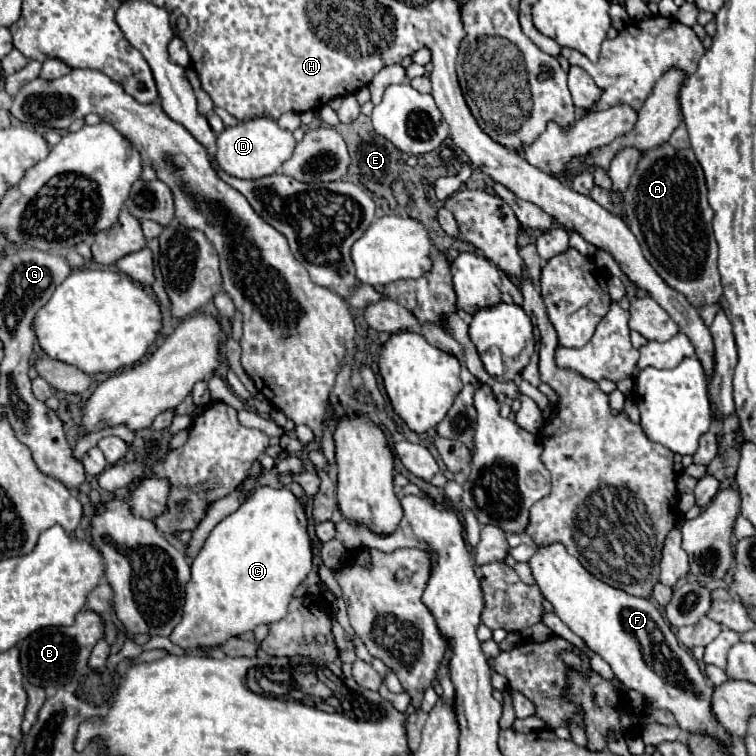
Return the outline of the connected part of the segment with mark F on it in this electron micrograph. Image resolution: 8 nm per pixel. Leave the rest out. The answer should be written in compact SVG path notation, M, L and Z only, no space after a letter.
M560 542L536 546L528 564L540 592L556 608L558 618L610 664L614 676L626 690L638 690L656 708L670 710L678 726L686 732L696 732L704 724L704 732L710 736L722 742L730 740L730 734L718 726L710 712L712 684L700 672L690 652L680 648L678 638L654 602L634 598L624 590L600 582Z

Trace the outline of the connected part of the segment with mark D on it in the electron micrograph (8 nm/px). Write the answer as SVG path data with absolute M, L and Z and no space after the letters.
M252 118L220 132L216 146L216 162L226 174L244 180L256 180L280 172L282 164L292 156L296 140L292 132L280 128L274 118Z

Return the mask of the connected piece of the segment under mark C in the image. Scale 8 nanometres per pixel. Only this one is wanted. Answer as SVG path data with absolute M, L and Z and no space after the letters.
M256 486L240 508L210 532L192 562L184 616L170 640L184 650L210 648L258 624L278 622L286 616L296 586L310 570L312 546L302 502L288 488Z

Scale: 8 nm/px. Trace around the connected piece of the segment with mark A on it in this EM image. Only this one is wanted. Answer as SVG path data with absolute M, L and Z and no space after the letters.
M664 142L642 152L626 190L612 190L612 180L600 166L594 170L594 184L612 196L614 214L624 218L638 238L644 258L670 288L684 294L694 306L722 302L722 286L716 270L718 250L710 230L714 212L706 200L702 168L690 148L680 150Z

